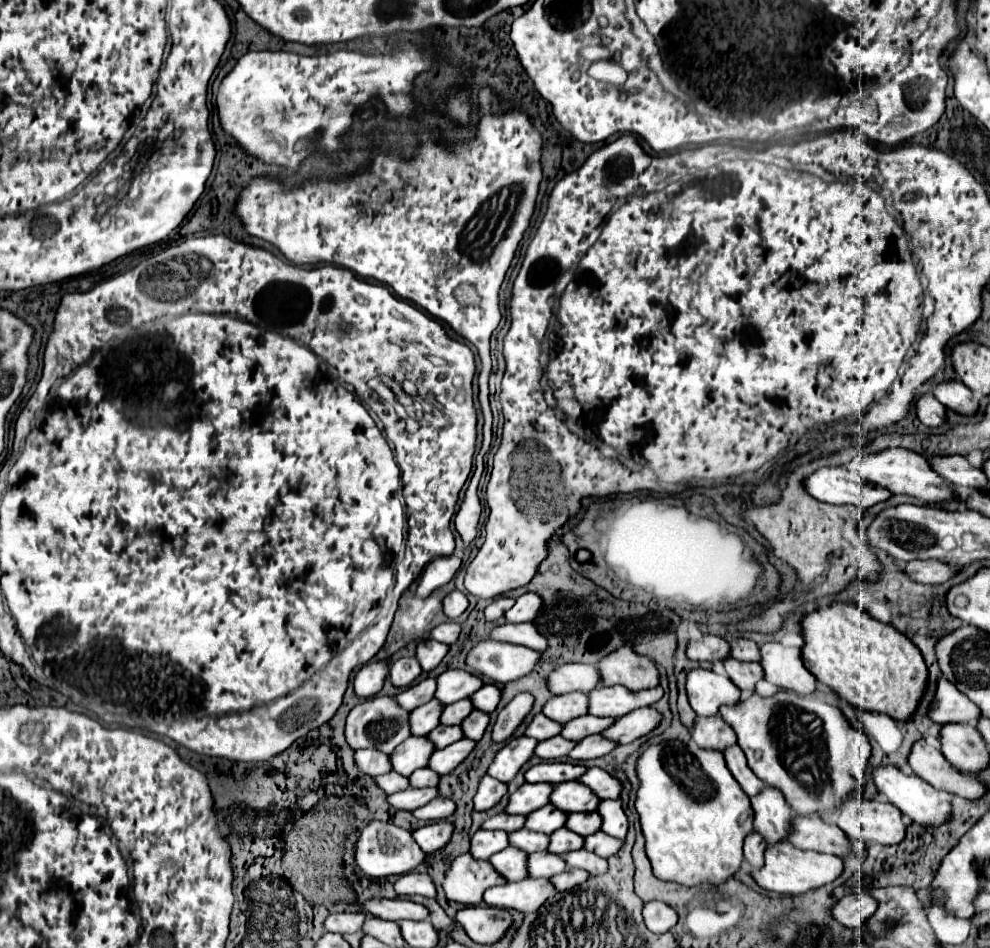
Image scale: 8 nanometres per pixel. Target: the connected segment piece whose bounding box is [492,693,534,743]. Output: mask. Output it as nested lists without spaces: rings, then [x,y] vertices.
[[[518,693],[518,697],[514,697],[500,711],[496,725],[492,729],[492,741],[506,743],[516,733],[516,729],[522,725],[526,715],[532,711],[532,705],[534,705],[534,697],[530,693]]]

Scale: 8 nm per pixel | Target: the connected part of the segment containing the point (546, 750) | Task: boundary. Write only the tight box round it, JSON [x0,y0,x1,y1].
[536,737,574,759]

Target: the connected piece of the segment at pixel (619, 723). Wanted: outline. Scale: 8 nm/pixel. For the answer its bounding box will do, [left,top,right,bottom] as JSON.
[602,707,662,743]

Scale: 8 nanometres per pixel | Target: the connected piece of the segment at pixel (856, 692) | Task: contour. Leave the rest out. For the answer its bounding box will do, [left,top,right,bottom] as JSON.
[804,603,928,721]

